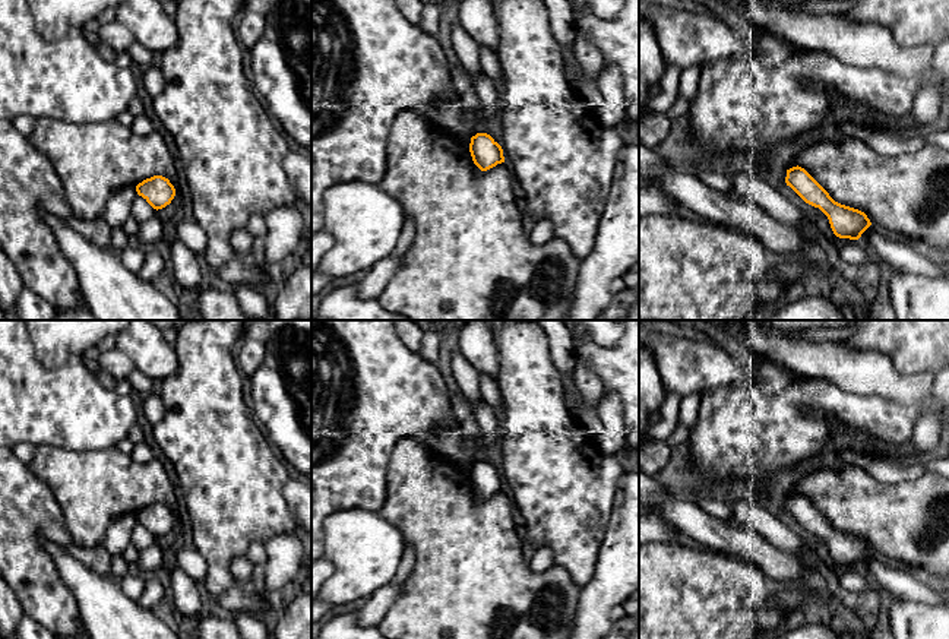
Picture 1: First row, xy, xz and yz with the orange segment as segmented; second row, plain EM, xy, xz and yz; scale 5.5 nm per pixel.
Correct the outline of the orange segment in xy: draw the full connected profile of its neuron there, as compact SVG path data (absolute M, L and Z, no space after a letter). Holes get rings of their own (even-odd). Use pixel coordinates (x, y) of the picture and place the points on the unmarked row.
M162 503L143 507L136 513L136 519L156 538L170 532L175 523L174 513Z

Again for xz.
M477 461L471 465L469 480L474 491L481 499L504 490L502 474L487 461Z

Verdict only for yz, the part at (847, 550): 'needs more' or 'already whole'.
already whole

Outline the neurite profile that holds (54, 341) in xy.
M23 320L38 361L48 370L58 368L72 357L108 335L117 335L130 320Z

